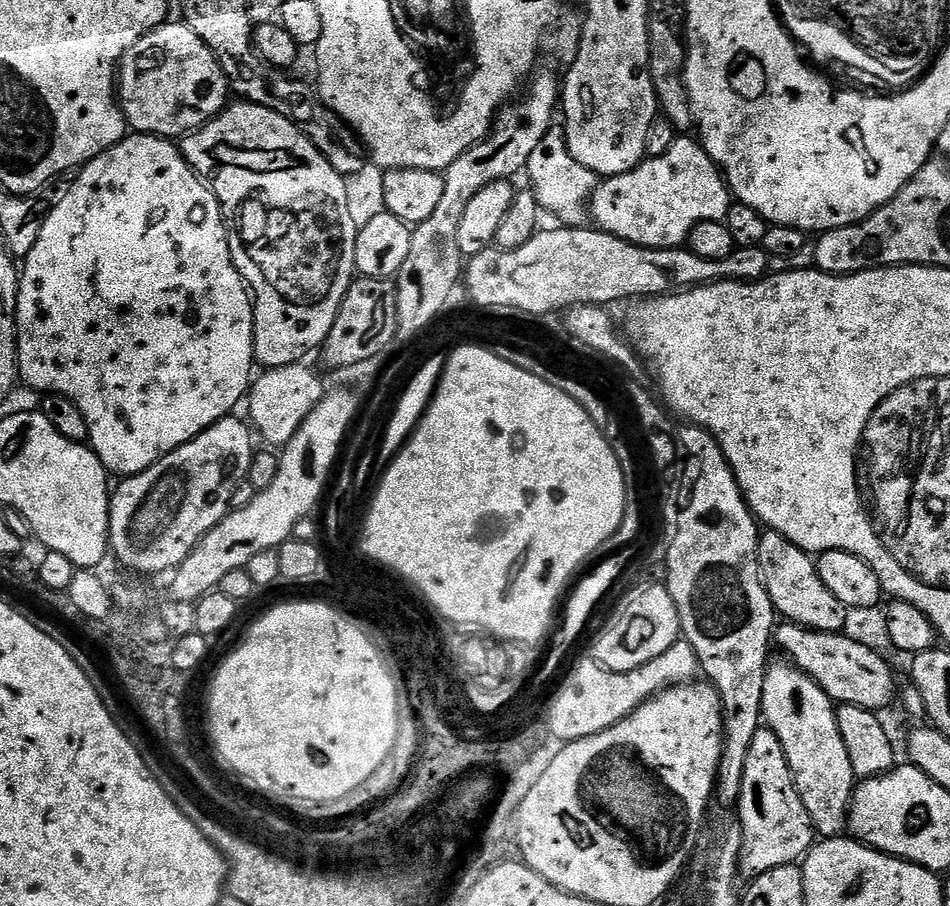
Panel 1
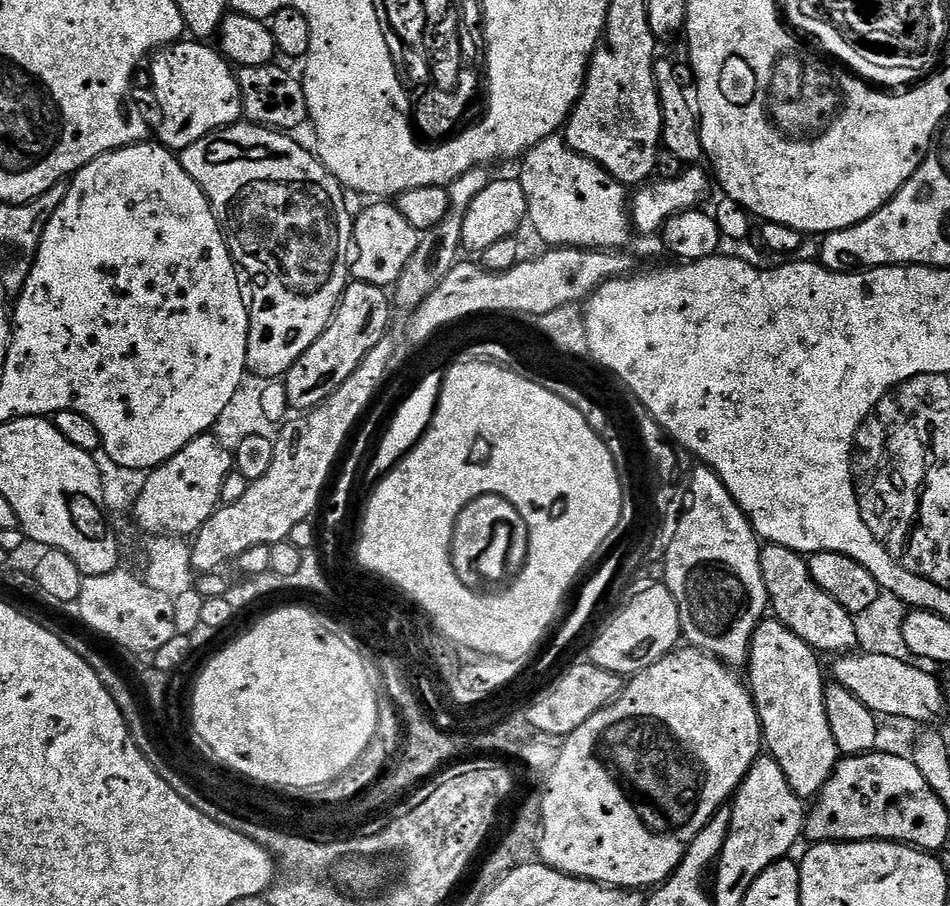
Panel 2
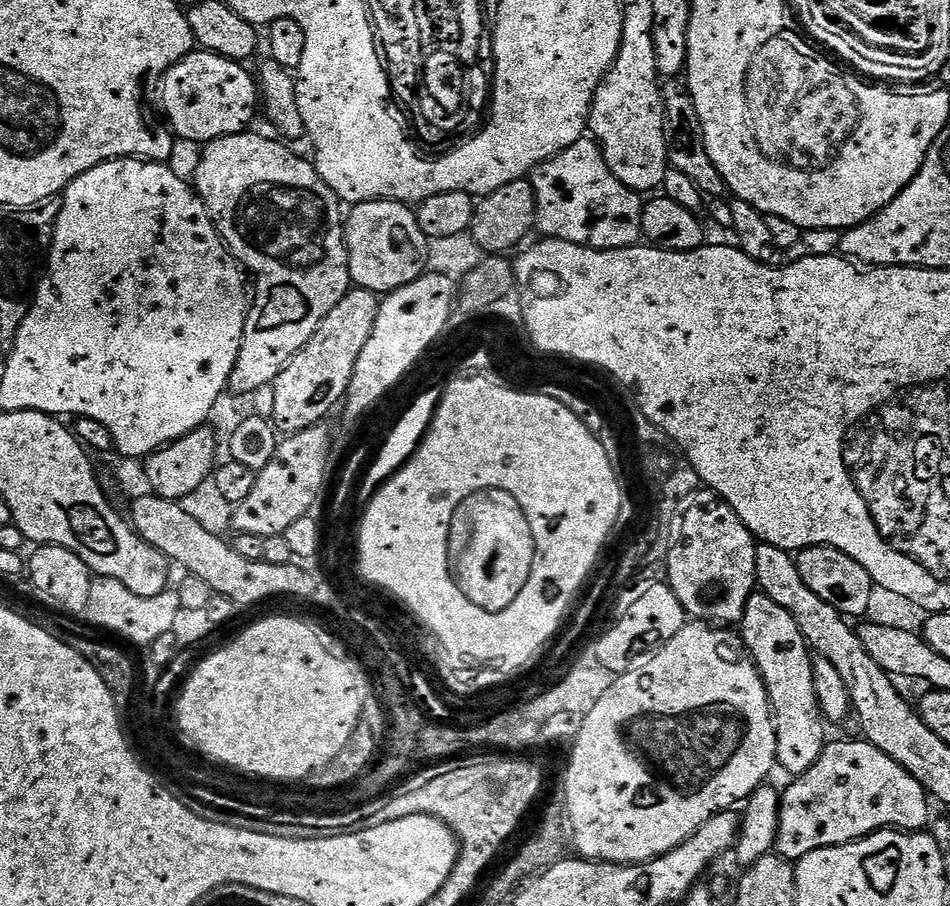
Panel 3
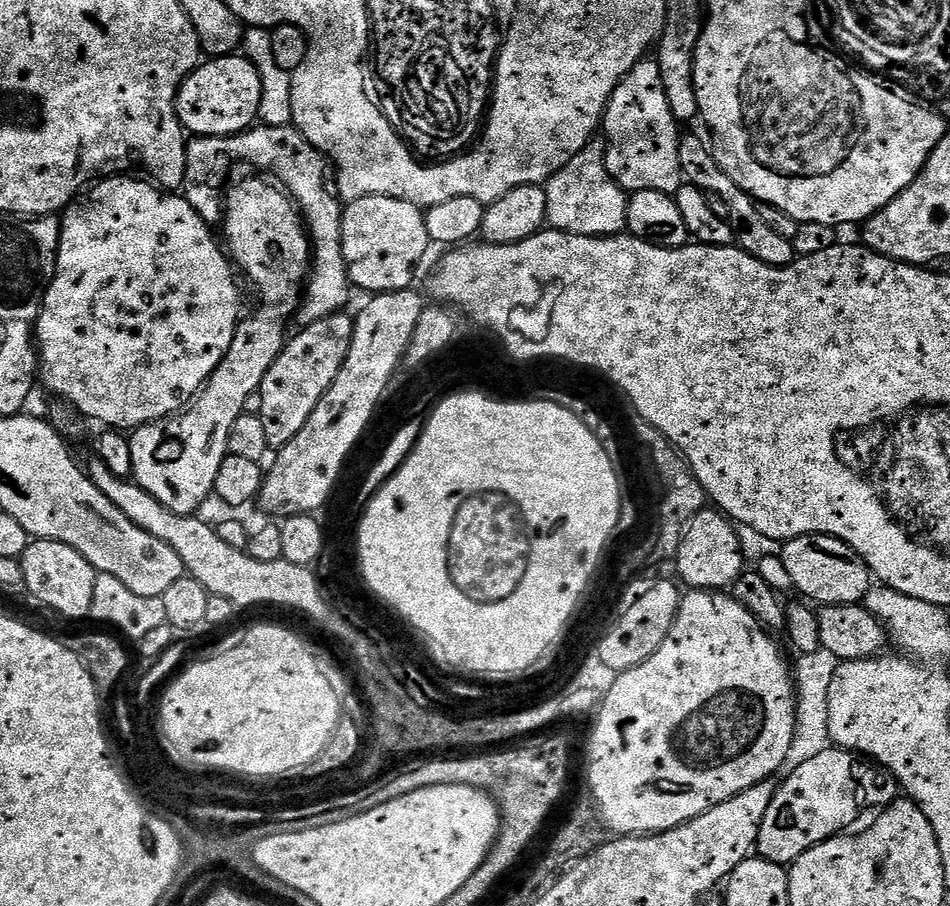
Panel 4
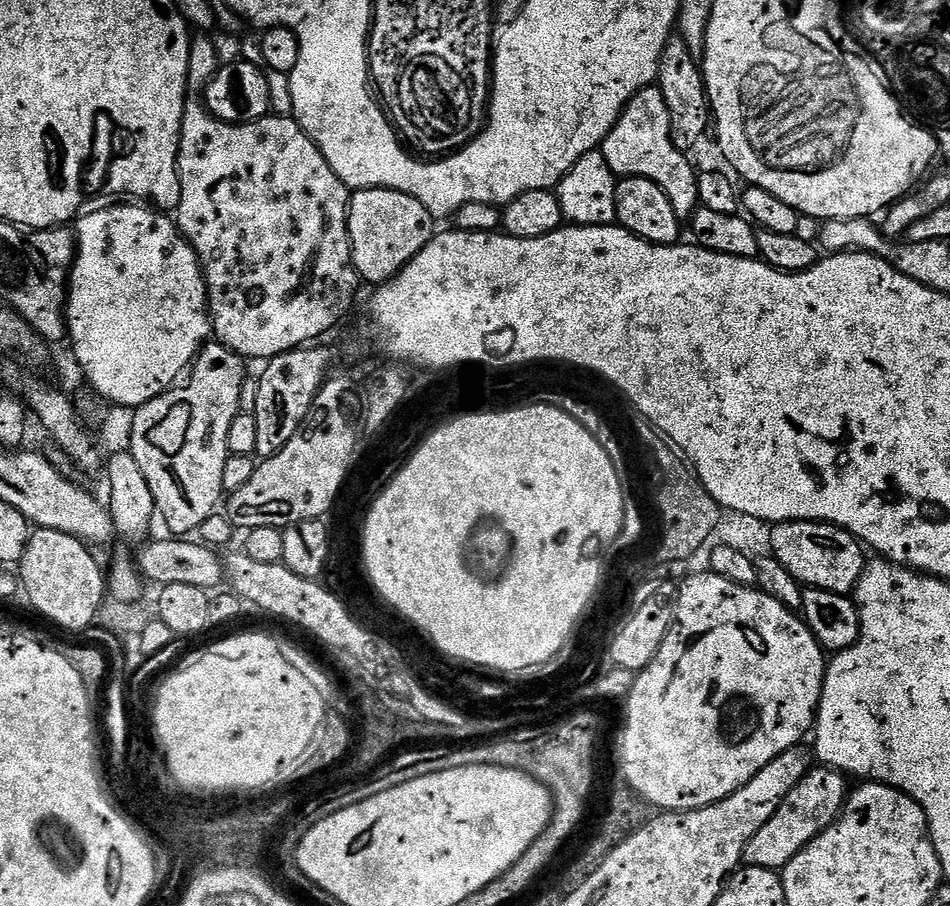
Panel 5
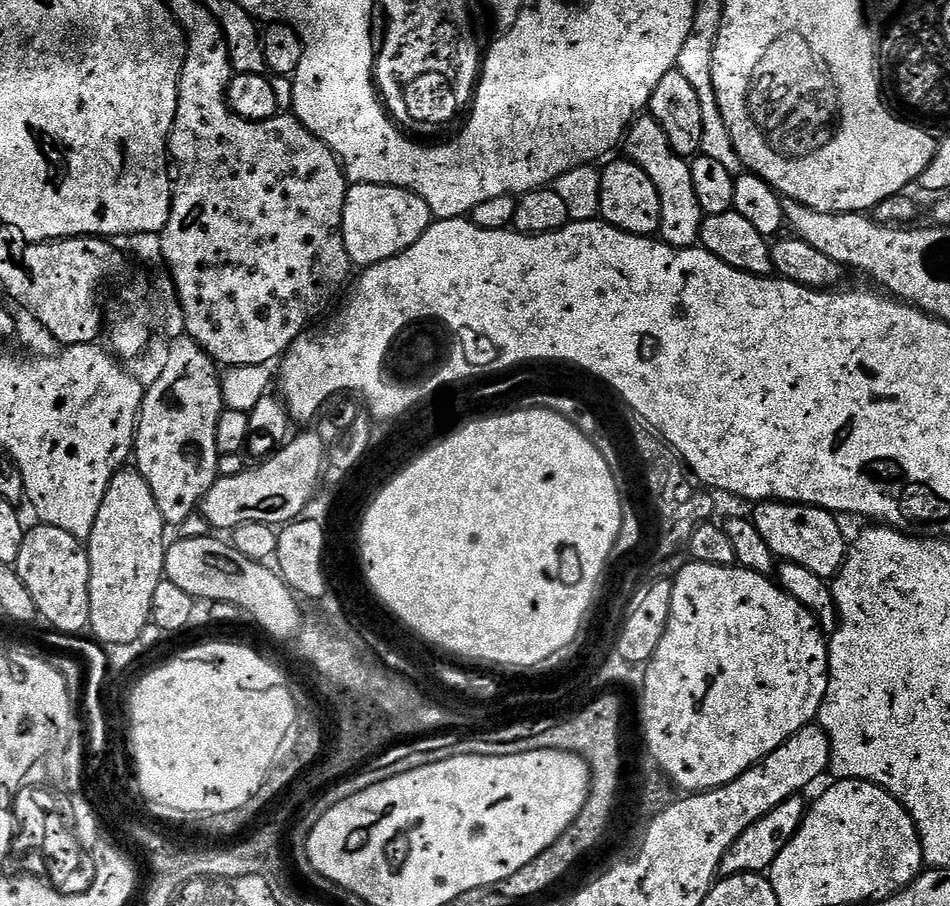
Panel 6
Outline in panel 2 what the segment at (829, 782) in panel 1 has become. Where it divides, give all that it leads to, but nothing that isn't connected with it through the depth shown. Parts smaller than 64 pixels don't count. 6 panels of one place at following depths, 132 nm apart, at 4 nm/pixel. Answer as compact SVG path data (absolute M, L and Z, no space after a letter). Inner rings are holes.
M765 618L760 621L752 639L752 649L748 655L746 684L756 704L756 713L760 715L762 740L766 745L767 755L774 757L778 766L782 766L782 774L786 774L786 782L798 794L801 800L808 802L820 795L826 782L836 768L836 761L842 754L834 742L834 734L830 734L830 722L826 718L826 702L824 686L826 677L820 669L821 657L816 649L802 642L794 630L790 630L778 619Z

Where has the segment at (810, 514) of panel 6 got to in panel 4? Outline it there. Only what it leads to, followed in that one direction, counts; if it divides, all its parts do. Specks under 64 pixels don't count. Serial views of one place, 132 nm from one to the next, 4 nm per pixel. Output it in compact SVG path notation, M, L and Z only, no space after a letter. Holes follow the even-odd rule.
M799 536L783 541L778 555L790 574L793 589L816 606L860 604L874 584L863 558L849 544L833 536Z

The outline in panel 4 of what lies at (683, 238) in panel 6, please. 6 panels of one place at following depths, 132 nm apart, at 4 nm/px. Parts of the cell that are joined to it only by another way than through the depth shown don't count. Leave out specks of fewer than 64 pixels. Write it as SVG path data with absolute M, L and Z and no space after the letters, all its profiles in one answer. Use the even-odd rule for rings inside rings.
M655 58L639 60L634 70L620 81L604 111L602 136L607 143L605 165L609 174L626 193L658 190L676 193L682 183L678 146L682 135L678 121L666 102L662 70Z

